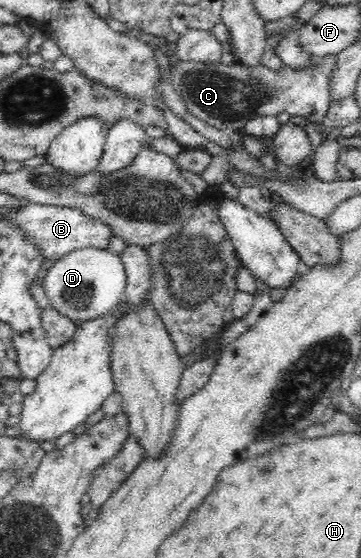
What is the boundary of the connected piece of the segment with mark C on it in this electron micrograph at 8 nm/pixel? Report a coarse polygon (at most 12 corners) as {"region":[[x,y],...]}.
{"region":[[337,55],[284,65],[176,62],[188,112],[227,133],[256,117],[323,123]]}

